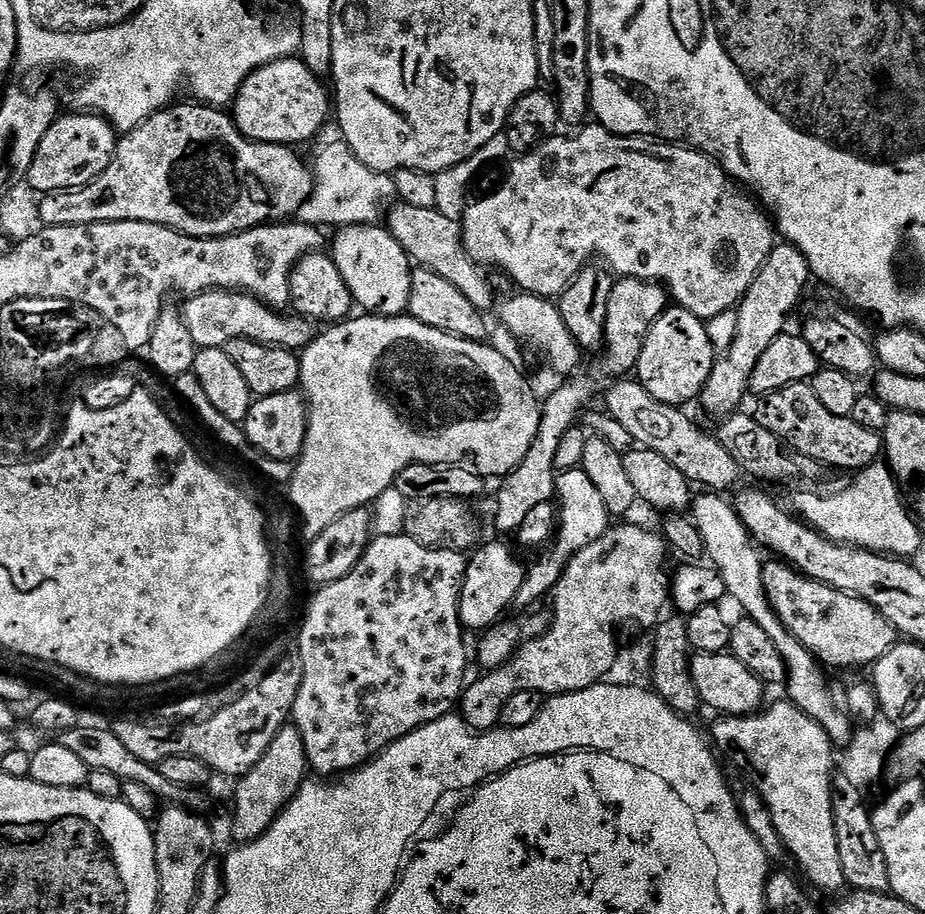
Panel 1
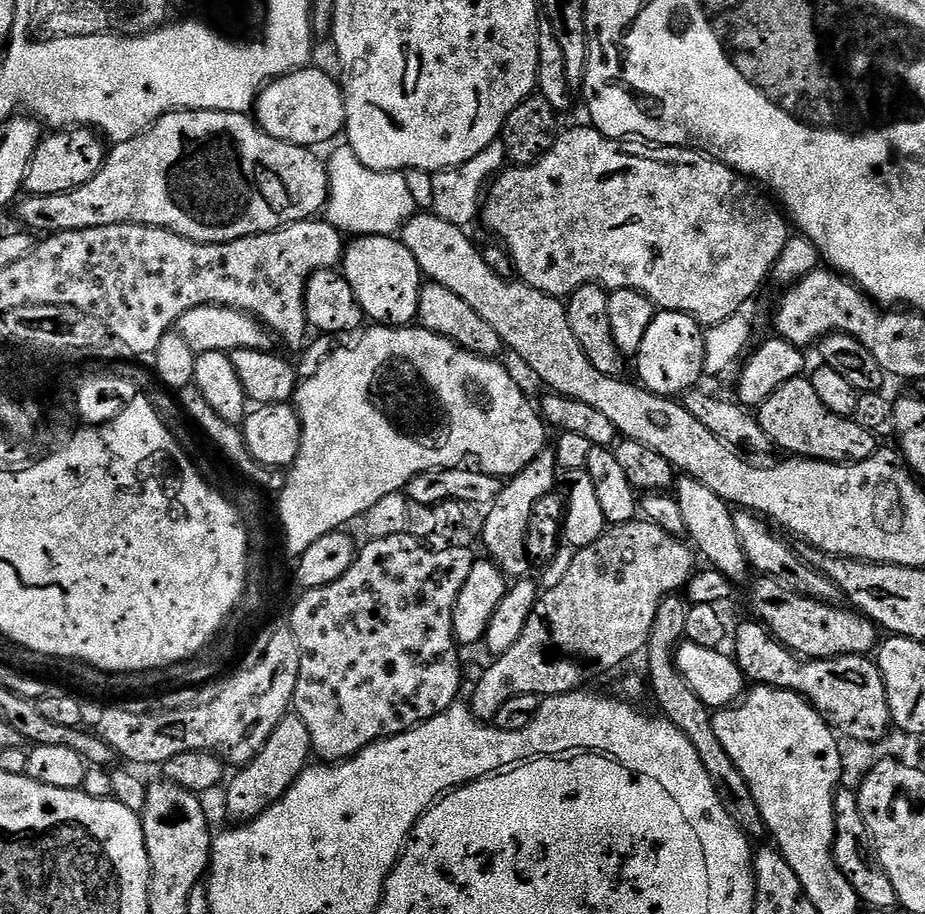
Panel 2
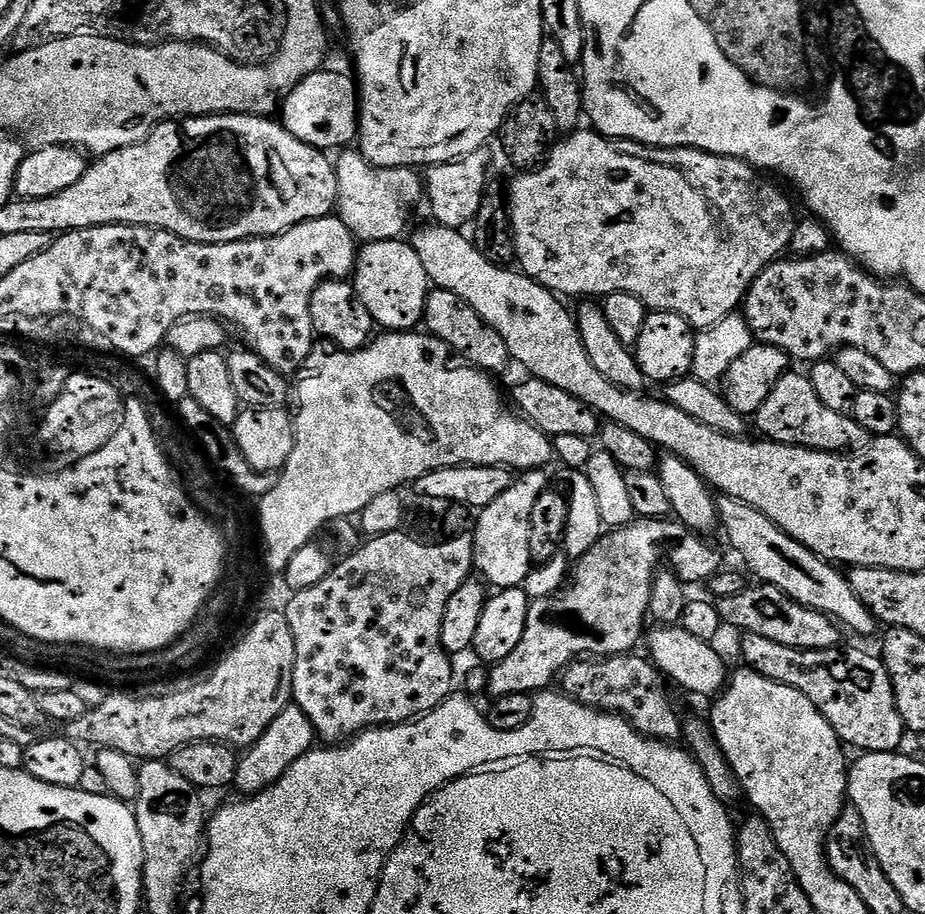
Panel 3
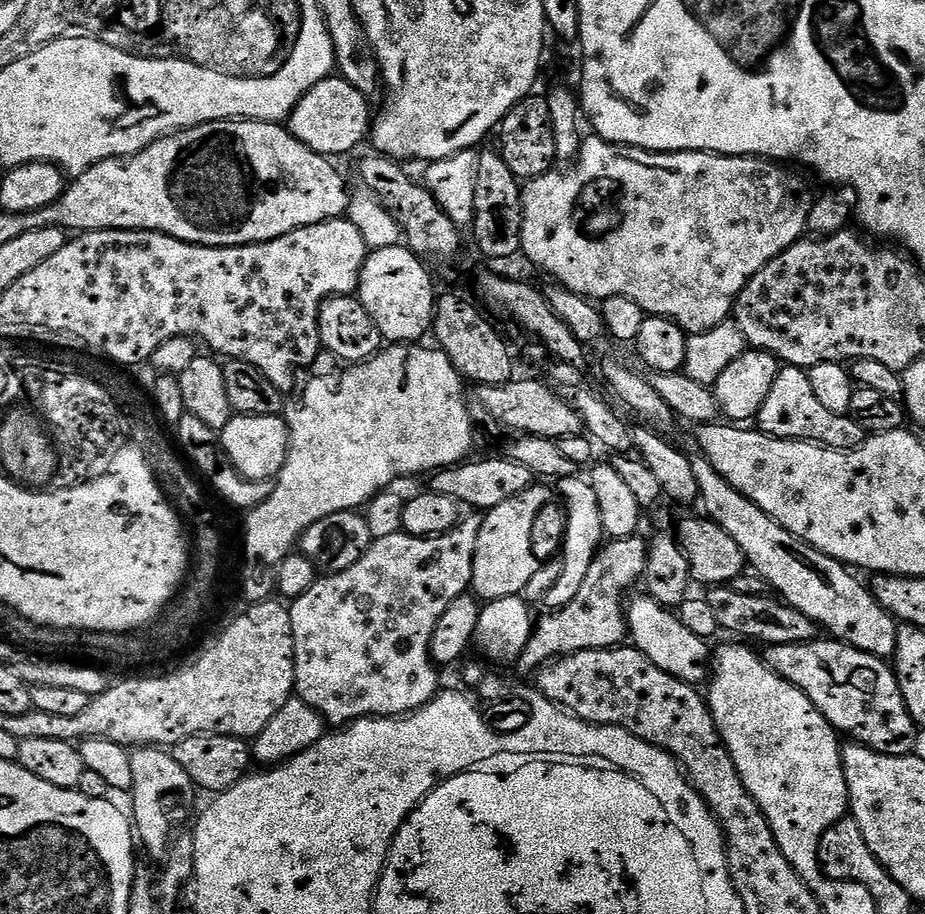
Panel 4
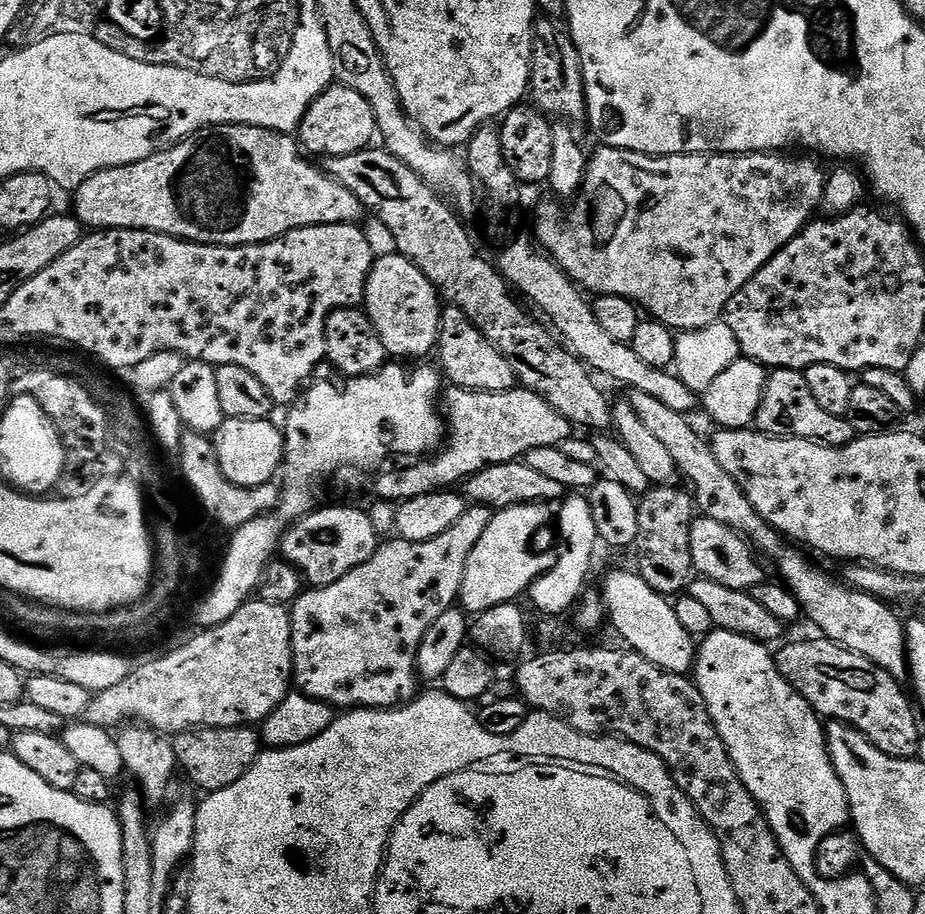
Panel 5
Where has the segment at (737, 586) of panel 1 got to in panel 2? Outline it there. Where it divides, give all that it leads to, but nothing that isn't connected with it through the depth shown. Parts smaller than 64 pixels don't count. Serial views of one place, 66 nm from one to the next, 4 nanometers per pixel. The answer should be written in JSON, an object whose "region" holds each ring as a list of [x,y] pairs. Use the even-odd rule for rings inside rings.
{"region":[[[681,475],[677,479],[674,495],[682,510],[682,518],[686,521],[687,539],[691,547],[703,559],[705,556],[715,571],[726,574],[726,578],[731,580],[733,585],[740,586],[744,579],[747,581],[750,565],[742,550],[742,542],[738,540],[738,530],[734,530],[734,512],[730,505],[718,498],[718,494],[710,490],[710,486],[702,486],[702,482],[698,482],[692,476]]]}

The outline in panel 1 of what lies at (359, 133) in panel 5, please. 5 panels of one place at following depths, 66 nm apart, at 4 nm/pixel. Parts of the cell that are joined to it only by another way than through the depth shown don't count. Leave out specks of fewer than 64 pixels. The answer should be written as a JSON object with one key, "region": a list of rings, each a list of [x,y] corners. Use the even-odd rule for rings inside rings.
{"region":[[[289,58],[287,60],[275,60],[269,64],[263,64],[258,70],[254,70],[242,82],[236,99],[230,108],[230,115],[235,120],[241,133],[251,140],[257,140],[260,144],[283,144],[285,146],[300,146],[307,140],[312,140],[324,128],[324,123],[330,120],[330,92],[324,89],[325,81],[314,75],[303,60]]]}

